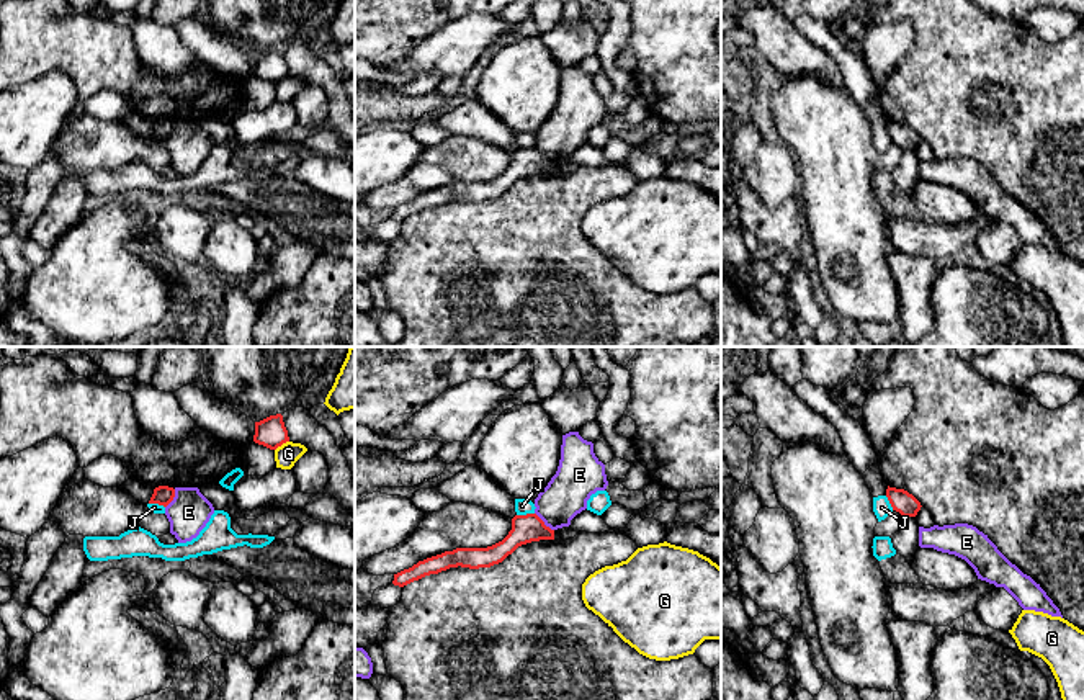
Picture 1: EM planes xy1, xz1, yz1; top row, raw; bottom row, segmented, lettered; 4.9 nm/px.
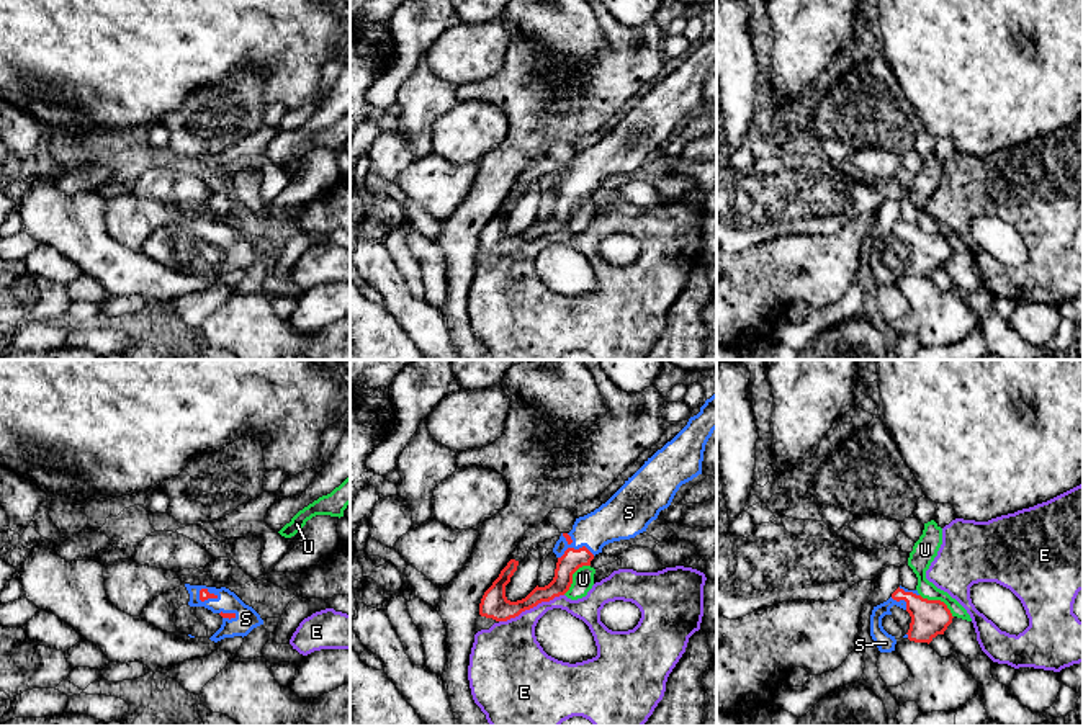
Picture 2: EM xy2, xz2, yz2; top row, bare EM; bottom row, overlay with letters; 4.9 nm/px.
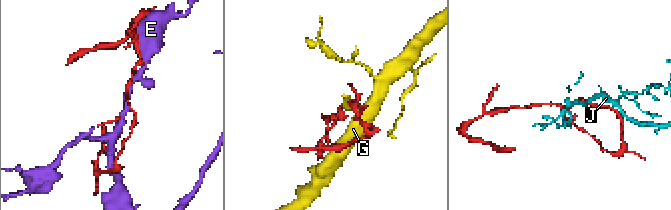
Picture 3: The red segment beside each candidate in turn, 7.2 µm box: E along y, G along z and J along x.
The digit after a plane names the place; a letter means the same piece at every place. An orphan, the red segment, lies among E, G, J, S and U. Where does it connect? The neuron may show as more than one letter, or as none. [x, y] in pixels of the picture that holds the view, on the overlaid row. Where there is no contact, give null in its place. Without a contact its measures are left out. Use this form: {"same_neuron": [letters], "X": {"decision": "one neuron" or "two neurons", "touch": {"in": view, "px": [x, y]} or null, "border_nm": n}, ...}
{"same_neuron": ["S"], "E": {"decision": "two neurons", "touch": {"in": "xz2", "px": [530, 607]}, "border_nm": 340}, "G": {"decision": "two neurons", "touch": {"in": "xy1", "px": [282, 444]}, "border_nm": 90}, "J": {"decision": "two neurons", "touch": {"in": "xz1", "px": [527, 514]}, "border_nm": 90}, "S": {"decision": "one neuron", "touch": {"in": "xz2", "px": [576, 550]}, "border_nm": 200}, "U": {"decision": "two neurons", "touch": {"in": "yz2", "px": [939, 600]}, "border_nm": 200}}

